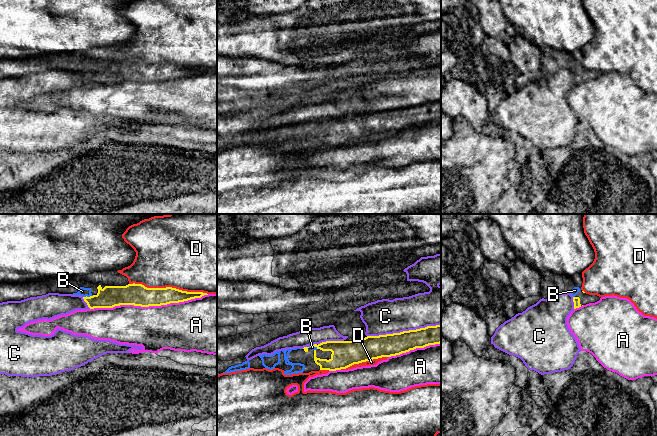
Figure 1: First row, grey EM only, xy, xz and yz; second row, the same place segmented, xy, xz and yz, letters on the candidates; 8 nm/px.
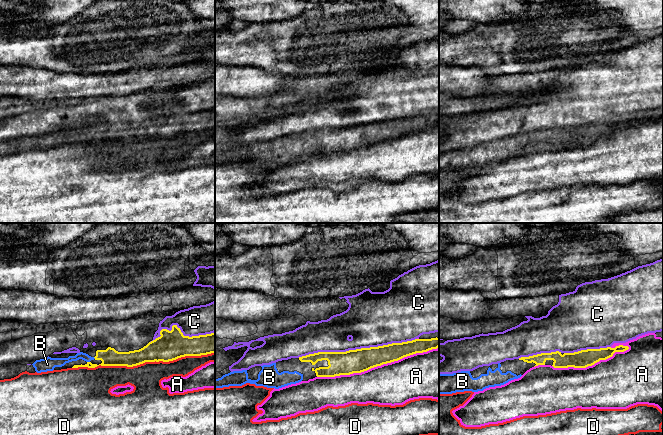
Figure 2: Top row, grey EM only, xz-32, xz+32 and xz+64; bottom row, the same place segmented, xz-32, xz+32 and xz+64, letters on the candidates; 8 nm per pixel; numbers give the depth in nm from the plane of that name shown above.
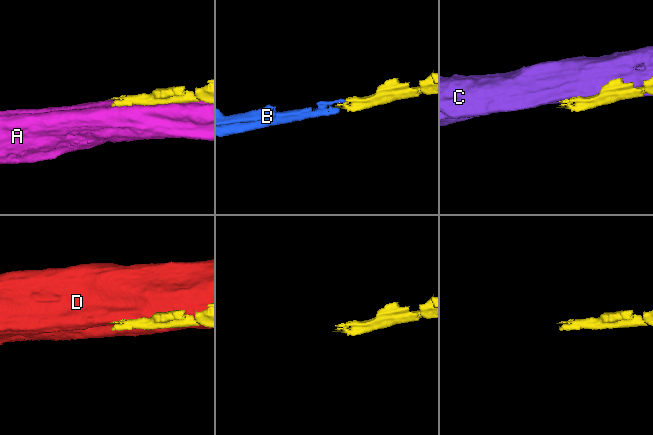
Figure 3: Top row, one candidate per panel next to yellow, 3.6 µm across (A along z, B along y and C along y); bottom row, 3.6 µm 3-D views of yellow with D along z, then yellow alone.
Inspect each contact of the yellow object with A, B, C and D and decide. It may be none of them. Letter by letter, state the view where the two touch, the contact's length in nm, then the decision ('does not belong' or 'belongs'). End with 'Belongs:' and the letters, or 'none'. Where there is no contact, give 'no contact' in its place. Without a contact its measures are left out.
A: contact in xy; length 950 nm; does not belong
B: contact in xy; length 90 nm; belongs
C: contact in xz; length 600 nm; does not belong
D: contact in xy; length 650 nm; does not belong
Belongs: B

